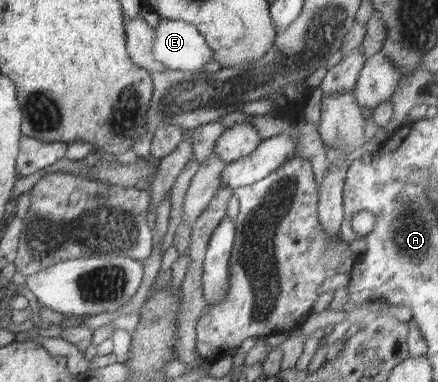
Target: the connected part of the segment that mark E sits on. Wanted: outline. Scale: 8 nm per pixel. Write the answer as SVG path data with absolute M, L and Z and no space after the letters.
M159 18L152 33L152 55L168 69L191 73L213 59L205 37L188 23Z

